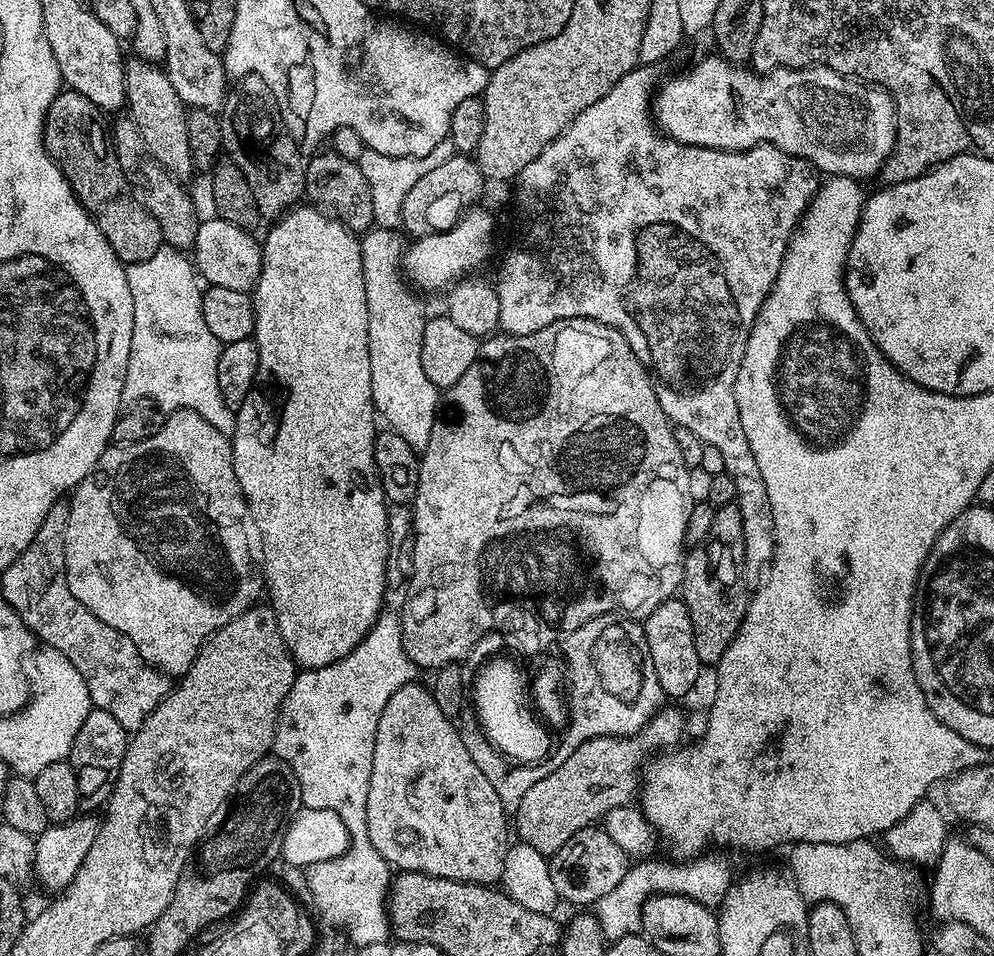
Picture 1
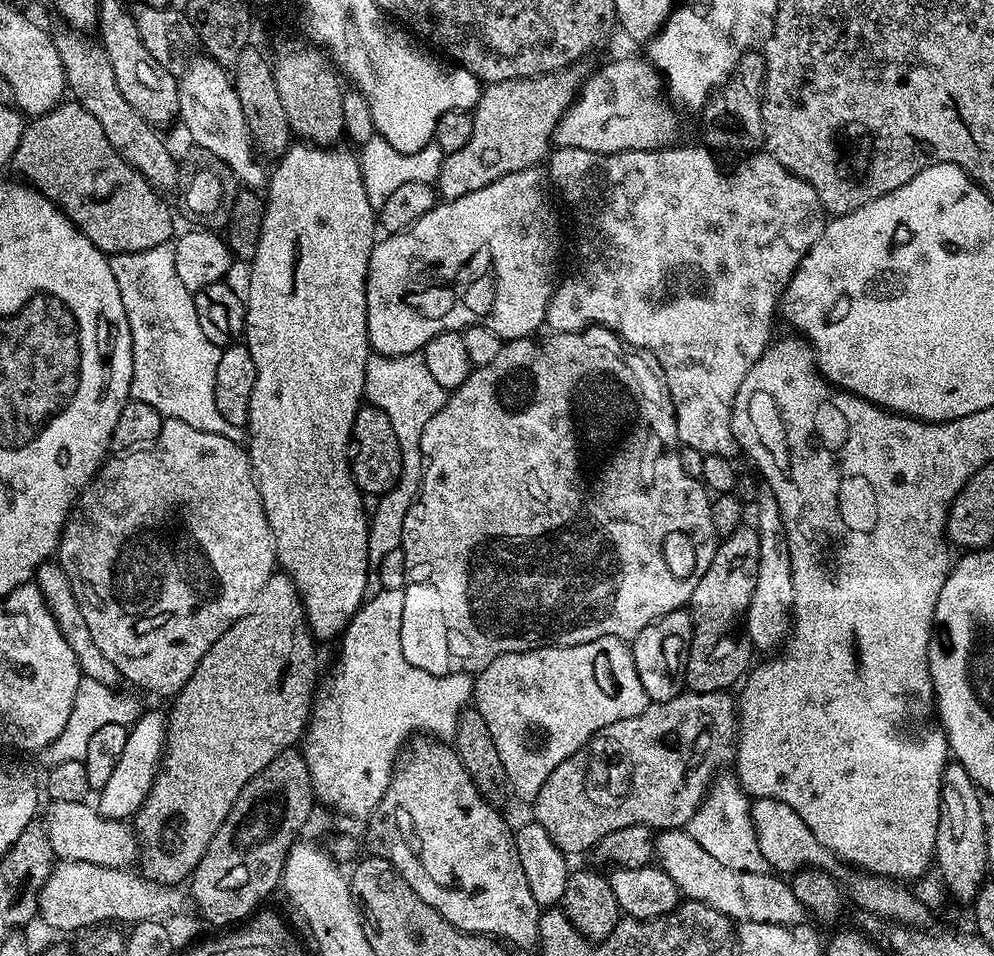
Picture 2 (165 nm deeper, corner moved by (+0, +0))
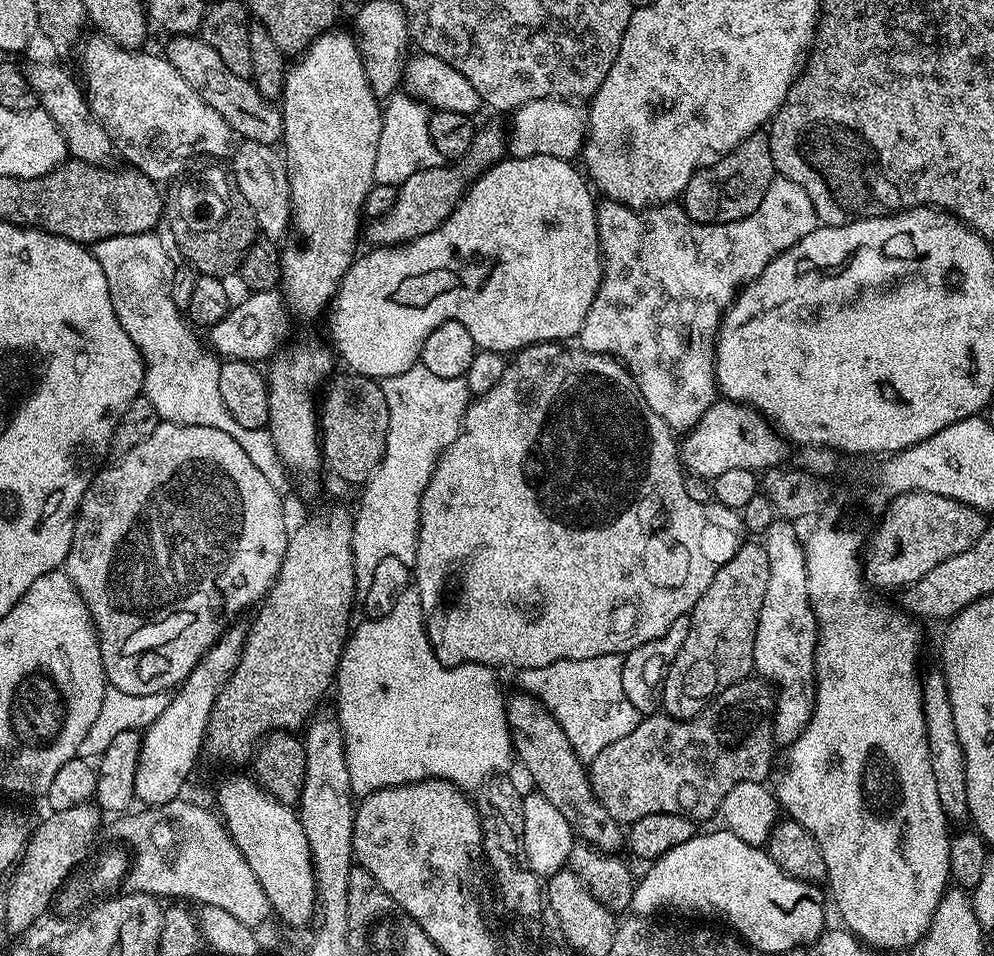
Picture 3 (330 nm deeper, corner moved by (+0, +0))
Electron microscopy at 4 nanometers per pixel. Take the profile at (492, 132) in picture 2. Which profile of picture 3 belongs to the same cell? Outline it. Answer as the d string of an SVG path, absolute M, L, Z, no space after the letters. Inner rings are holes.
M488 124L481 127L466 155L455 162L444 162L438 168L418 170L410 178L406 178L396 189L394 204L384 216L369 219L366 224L366 240L372 246L395 246L408 244L414 238L422 234L430 234L442 222L452 209L460 203L460 197L468 191L473 180L486 171L487 168L505 159L506 156L506 132L496 124Z

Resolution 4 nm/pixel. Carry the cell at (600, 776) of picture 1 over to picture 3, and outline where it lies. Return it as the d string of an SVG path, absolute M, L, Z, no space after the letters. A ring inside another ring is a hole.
M749 678L740 680L734 686L722 690L722 694L718 694L715 700L704 707L693 720L675 720L667 714L645 715L641 719L640 724L634 726L634 730L630 730L630 734L626 734L626 738L618 738L618 742L610 742L610 746L606 746L606 750L602 750L602 754L598 754L598 758L590 761L590 779L594 794L602 802L602 806L606 806L606 810L610 810L610 818L614 818L617 824L621 826L631 826L638 818L646 818L646 814L658 814L659 812L687 816L693 822L708 820L712 815L715 817L722 806L723 798L730 793L734 786L738 786L740 782L758 783L768 780L768 771L772 768L772 748L774 749L774 741L772 739L773 711L773 685L760 678Z

